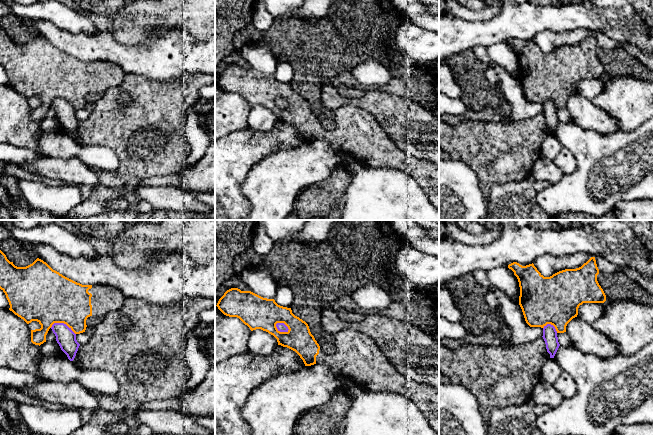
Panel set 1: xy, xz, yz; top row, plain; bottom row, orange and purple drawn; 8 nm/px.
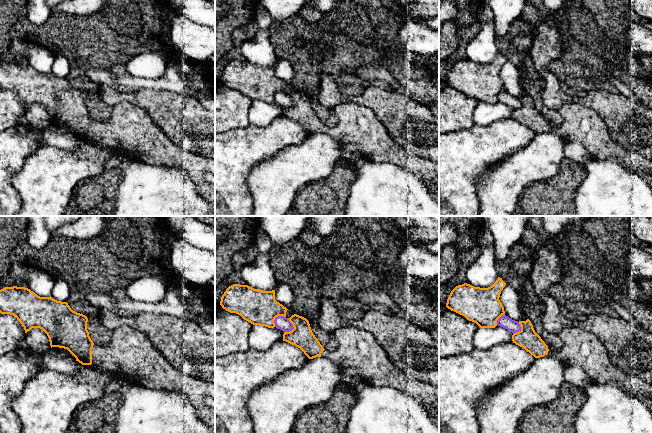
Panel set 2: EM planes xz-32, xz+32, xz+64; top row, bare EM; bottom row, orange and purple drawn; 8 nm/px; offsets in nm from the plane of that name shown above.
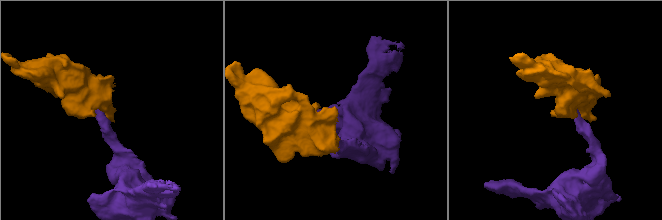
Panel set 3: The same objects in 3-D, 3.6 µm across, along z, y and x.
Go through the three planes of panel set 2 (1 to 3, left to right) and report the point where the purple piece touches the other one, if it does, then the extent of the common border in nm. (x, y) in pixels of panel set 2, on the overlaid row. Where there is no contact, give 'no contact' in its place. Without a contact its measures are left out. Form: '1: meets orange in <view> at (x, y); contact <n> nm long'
1: no contact
2: meets orange in xz+32 at (294, 328); contact 120 nm long
3: meets orange in xz+64 at (521, 329); contact 120 nm long

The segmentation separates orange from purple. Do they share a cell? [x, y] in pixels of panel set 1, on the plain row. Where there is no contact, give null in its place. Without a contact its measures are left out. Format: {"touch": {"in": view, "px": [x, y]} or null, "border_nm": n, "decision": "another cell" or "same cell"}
{"touch": {"in": "xz", "px": [282, 98]}, "border_nm": 130, "decision": "another cell"}

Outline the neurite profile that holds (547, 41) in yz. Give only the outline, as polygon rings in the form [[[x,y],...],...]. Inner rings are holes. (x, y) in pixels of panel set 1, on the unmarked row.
[[[576,29],[571,32],[555,33],[551,31],[542,31],[533,38],[534,42],[544,53],[550,53],[553,50],[565,46],[581,43],[591,34],[585,29]]]

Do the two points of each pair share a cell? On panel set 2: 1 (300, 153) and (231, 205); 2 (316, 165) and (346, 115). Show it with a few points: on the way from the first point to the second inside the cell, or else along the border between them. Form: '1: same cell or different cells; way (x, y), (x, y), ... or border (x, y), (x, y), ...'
1: different cells; border (251, 168), (246, 186), (253, 205)
2: different cells; border (321, 132), (330, 135), (340, 145)

